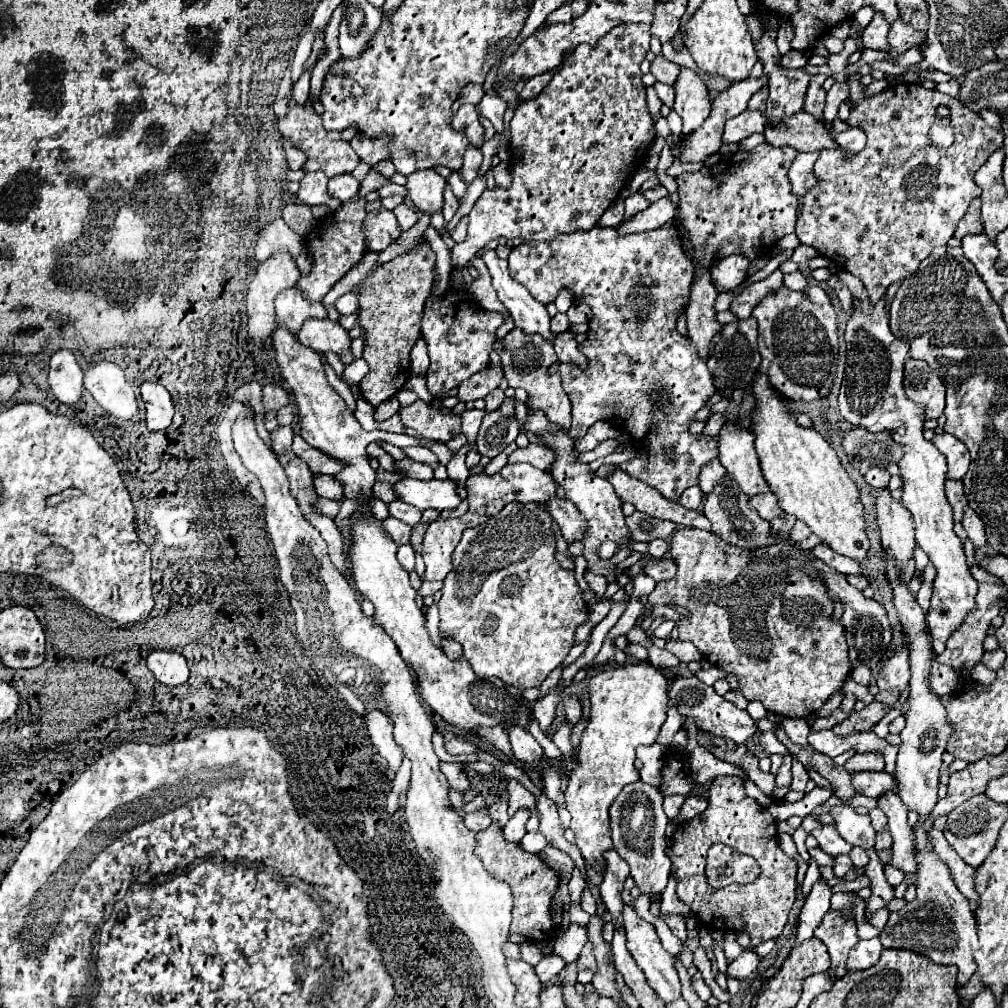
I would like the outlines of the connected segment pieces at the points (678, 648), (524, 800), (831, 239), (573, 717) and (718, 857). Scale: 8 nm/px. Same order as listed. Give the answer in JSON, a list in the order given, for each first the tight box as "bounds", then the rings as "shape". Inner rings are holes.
[{"bounds":[666,639,702,663],"shape":[[[671,639],[666,643],[666,649],[674,652],[682,663],[689,663],[691,661],[700,662],[702,654],[696,650],[696,647],[690,642],[679,639]]]},{"bounds":[506,779,536,818],"shape":[[[514,779],[506,780],[506,788],[509,795],[509,818],[521,807],[526,807],[530,811],[536,810],[535,797],[534,795],[524,788],[524,786]]]},{"bounds":[796,74,1002,302],"shape":[[[852,74],[848,84],[848,100],[854,100],[856,108],[850,112],[846,124],[866,132],[866,146],[858,154],[820,152],[820,158],[814,164],[818,182],[802,198],[796,236],[802,244],[814,246],[840,270],[858,276],[864,282],[870,300],[878,302],[892,282],[914,274],[918,264],[928,258],[936,246],[946,246],[954,236],[954,228],[966,214],[970,200],[978,198],[982,192],[974,184],[974,174],[994,150],[1002,148],[1002,132],[990,128],[980,114],[962,106],[956,98],[938,90],[926,90],[920,84],[894,84],[872,98],[864,98],[864,86],[860,84],[858,74]],[[938,106],[948,106],[954,114],[940,118],[936,114]]]},{"bounds":[564,696,580,724],"shape":[[[570,696],[564,700],[564,716],[570,724],[576,724],[580,720],[580,702],[576,696]]]},{"bounds":[706,844,760,888],"shape":[[[714,844],[708,850],[706,878],[712,888],[726,888],[734,882],[748,884],[760,876],[760,866],[750,856],[744,856],[724,844]]]}]

